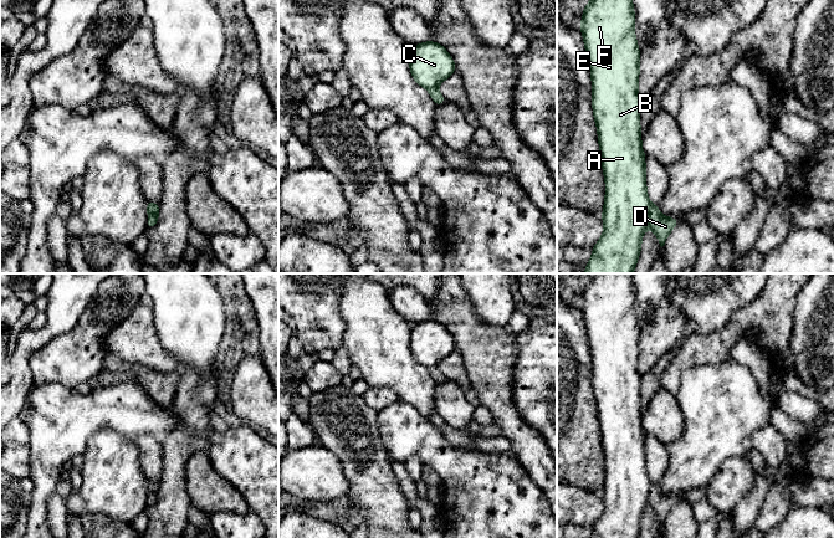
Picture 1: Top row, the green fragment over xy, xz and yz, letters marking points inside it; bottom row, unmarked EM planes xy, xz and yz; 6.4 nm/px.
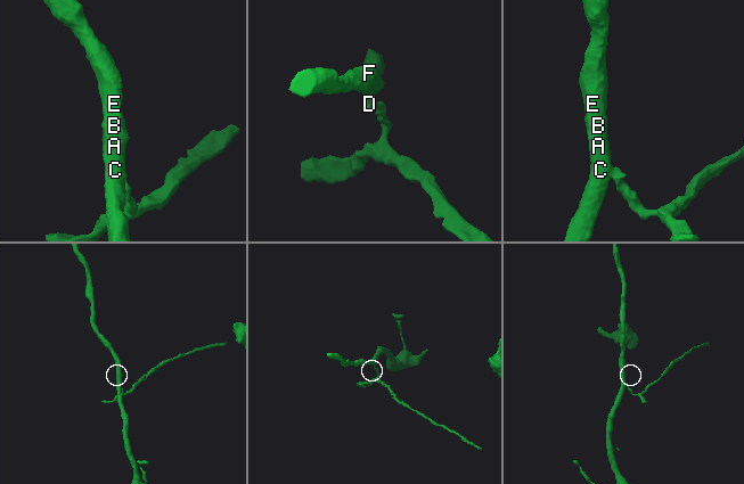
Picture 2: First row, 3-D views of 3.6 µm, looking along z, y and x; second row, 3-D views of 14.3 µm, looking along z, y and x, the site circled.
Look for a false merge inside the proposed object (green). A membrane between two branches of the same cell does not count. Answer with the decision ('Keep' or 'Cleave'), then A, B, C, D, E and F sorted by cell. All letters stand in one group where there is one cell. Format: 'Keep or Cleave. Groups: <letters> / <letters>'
Cleave. Groups: A B C E F / D

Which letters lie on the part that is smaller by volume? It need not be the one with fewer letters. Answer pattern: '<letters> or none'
D

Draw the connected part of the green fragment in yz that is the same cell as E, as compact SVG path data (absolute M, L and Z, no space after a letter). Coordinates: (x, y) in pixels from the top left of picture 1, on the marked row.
M590 0L580 21L592 77L592 104L605 176L604 232L593 246L584 273L633 273L641 251L643 234L654 206L646 193L645 154L641 147L640 51L634 32L633 0Z

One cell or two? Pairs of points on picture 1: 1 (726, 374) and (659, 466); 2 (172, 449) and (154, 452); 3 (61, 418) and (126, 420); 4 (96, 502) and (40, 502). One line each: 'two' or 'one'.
1: two
2: two
3: one
4: two

